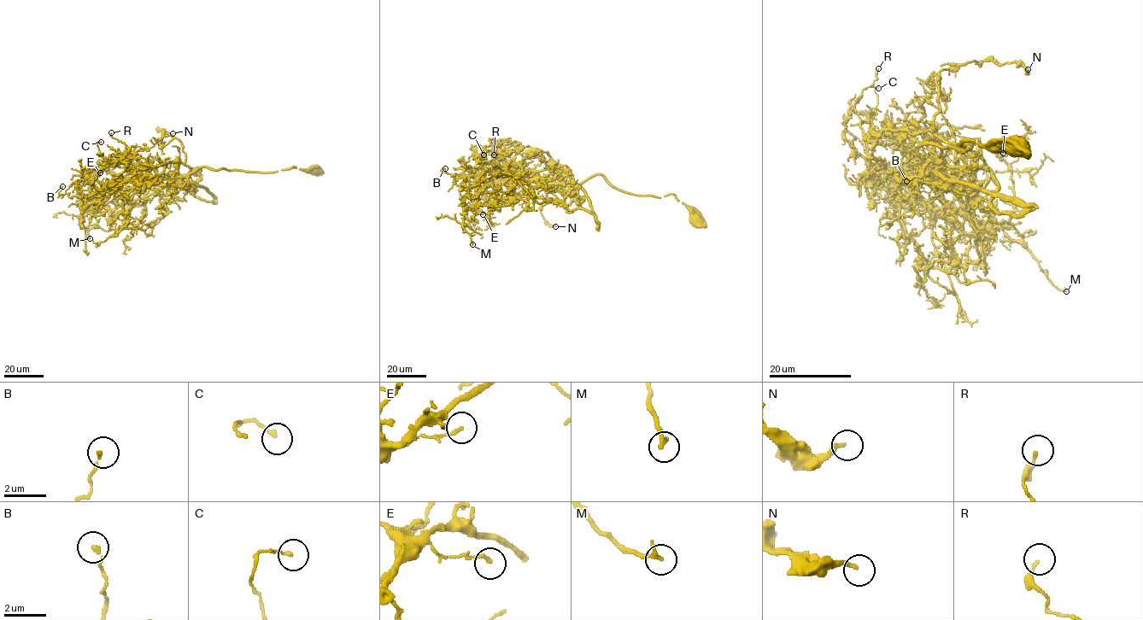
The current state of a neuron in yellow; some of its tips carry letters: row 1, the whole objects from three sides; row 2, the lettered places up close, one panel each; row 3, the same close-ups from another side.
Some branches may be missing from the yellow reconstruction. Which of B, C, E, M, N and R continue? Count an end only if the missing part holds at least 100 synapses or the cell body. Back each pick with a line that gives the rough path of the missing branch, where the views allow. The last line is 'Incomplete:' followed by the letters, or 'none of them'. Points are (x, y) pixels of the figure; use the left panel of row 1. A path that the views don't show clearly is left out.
Incomplete: none of them

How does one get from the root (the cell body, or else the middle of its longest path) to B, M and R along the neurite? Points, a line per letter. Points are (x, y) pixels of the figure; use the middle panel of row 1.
B: (696, 221), (673, 194), (629, 194), (600, 174), (564, 184), (536, 183), (502, 167), (468, 177), (445, 168)
M: (696, 221), (673, 194), (629, 194), (600, 174), (577, 184), (500, 182), (487, 186), (463, 213), (472, 244)
R: (696, 221), (673, 194), (629, 194), (600, 174), (530, 181), (497, 161), (508, 138), (494, 154)

